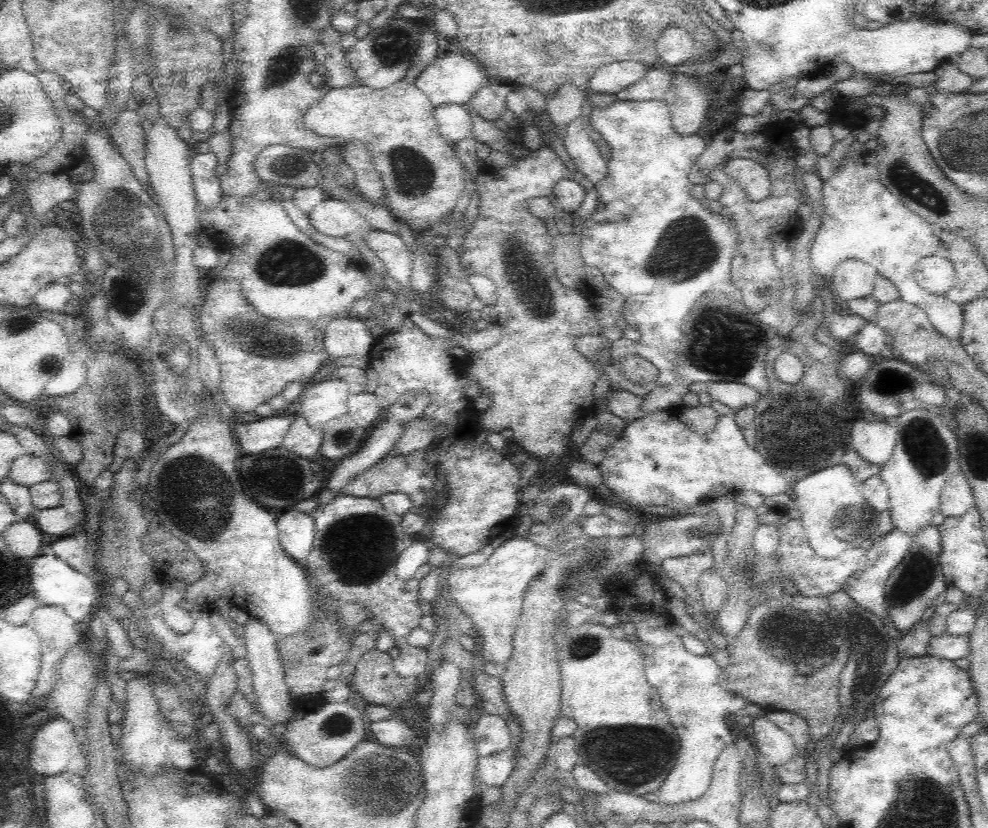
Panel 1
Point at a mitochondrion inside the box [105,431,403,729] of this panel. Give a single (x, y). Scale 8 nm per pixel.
(215, 517)

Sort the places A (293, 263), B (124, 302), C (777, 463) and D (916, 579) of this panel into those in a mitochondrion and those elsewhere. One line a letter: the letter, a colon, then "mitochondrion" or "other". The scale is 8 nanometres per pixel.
A: mitochondrion
B: mitochondrion
C: other
D: mitochondrion

